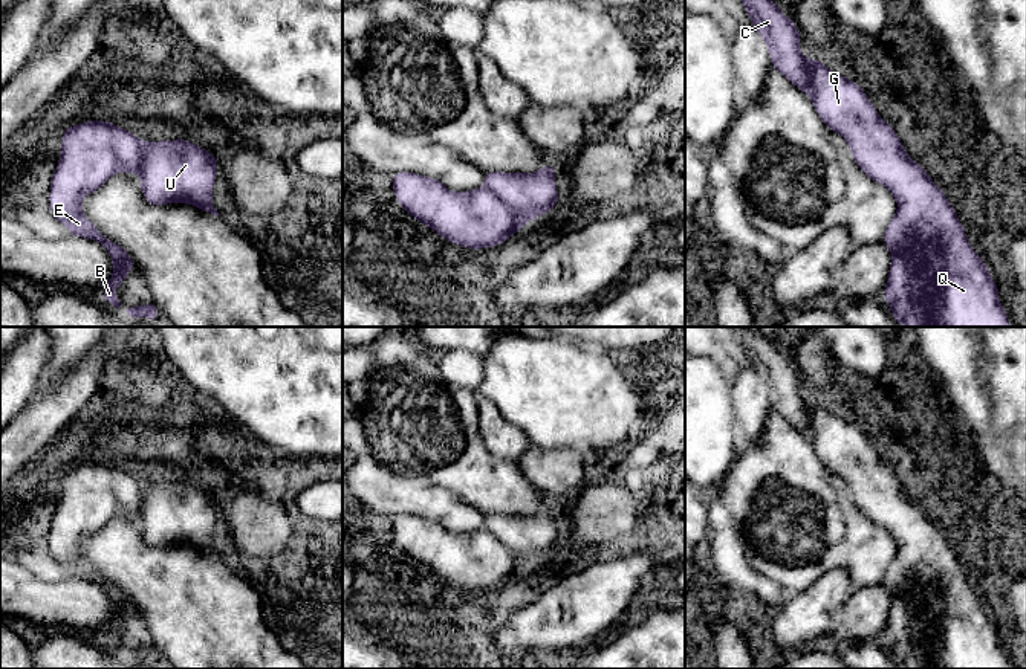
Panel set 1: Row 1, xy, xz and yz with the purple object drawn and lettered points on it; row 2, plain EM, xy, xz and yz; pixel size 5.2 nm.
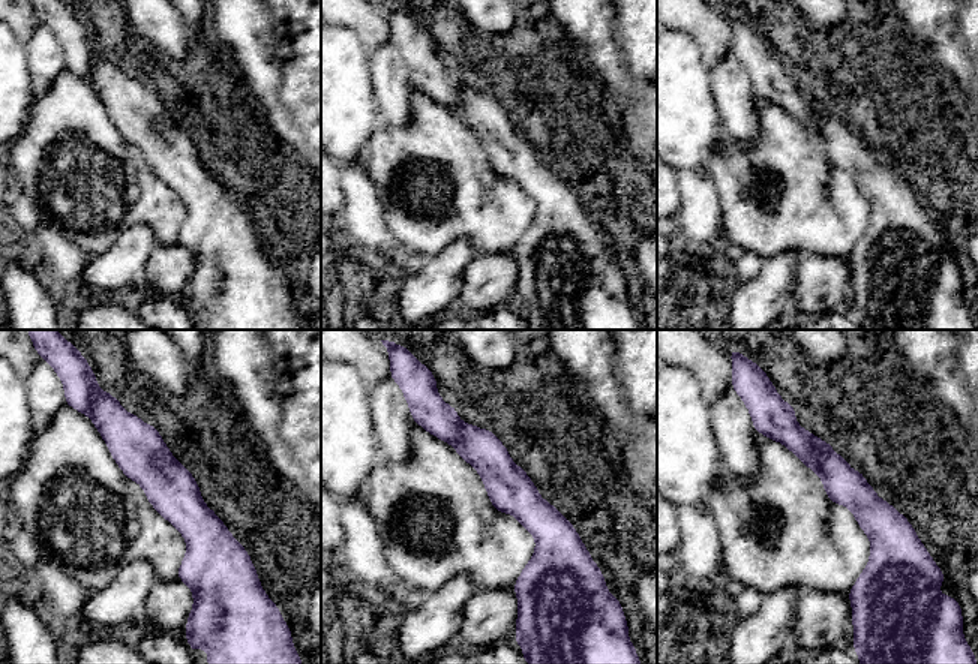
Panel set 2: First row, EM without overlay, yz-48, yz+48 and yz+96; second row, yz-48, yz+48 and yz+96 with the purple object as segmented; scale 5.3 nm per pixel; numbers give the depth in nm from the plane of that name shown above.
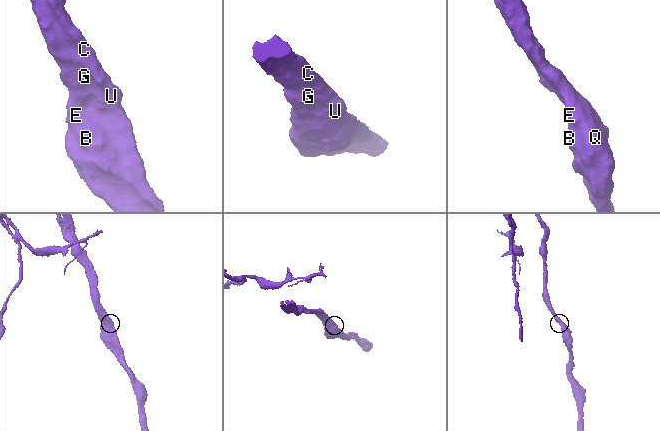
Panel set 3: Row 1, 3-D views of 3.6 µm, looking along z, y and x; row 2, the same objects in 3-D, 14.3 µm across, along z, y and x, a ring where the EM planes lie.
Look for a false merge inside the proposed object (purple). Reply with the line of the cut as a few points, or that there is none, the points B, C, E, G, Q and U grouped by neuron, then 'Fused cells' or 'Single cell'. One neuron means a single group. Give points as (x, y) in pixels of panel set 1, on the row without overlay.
No split. Groups: B C E G Q U. Single cell

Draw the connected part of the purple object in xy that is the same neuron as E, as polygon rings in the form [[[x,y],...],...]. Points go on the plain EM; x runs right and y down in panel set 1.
[[[107,463],[80,464],[63,472],[61,498],[50,522],[50,554],[73,579],[95,582],[109,593],[113,617],[99,640],[121,651],[115,631],[124,626],[136,605],[84,558],[83,539],[116,515],[135,515],[148,547],[190,545],[220,558],[213,547],[217,510],[219,499],[183,480],[141,483]]]

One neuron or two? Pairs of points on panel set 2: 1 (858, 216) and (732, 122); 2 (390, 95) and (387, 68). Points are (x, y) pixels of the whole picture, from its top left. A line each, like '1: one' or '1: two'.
1: two
2: one

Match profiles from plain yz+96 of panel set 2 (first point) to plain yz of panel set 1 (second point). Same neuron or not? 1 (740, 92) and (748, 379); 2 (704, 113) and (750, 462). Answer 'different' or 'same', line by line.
1: same
2: different

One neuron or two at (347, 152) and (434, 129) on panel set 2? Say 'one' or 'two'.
two

